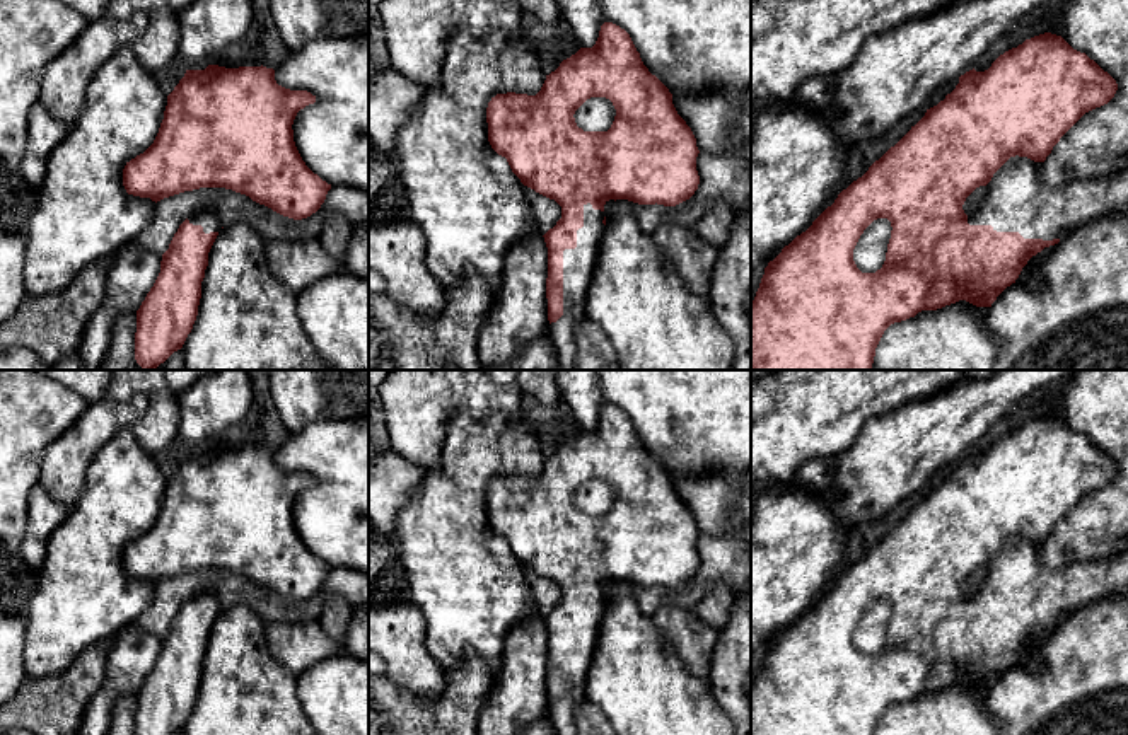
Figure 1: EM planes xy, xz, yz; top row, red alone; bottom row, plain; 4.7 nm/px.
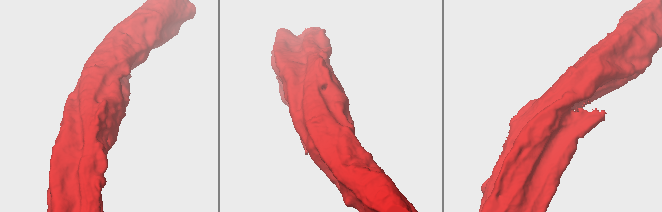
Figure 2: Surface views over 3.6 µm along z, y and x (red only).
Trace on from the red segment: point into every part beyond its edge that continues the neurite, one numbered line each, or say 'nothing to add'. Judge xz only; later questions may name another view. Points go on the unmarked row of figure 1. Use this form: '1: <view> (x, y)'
1: xz (579, 645)

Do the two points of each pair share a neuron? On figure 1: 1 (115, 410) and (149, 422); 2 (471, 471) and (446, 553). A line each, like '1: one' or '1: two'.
1: one
2: one

